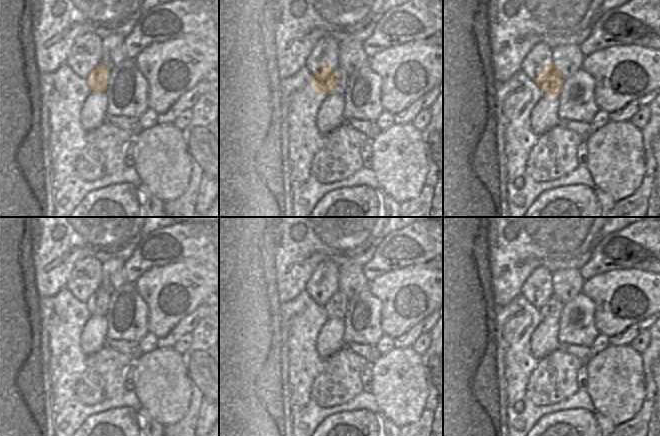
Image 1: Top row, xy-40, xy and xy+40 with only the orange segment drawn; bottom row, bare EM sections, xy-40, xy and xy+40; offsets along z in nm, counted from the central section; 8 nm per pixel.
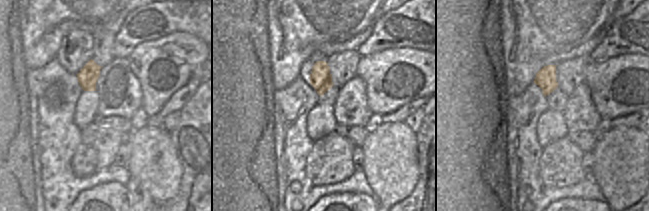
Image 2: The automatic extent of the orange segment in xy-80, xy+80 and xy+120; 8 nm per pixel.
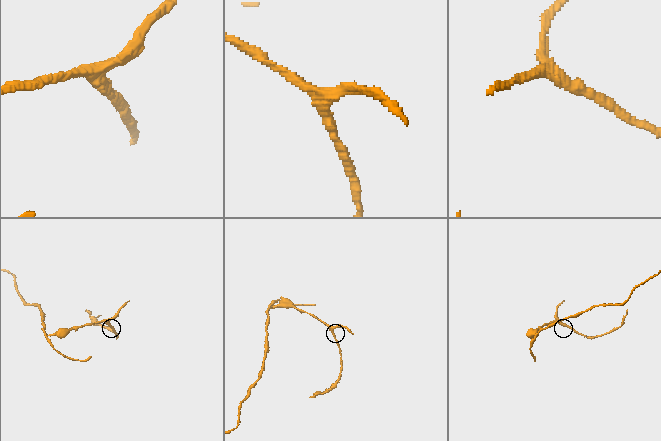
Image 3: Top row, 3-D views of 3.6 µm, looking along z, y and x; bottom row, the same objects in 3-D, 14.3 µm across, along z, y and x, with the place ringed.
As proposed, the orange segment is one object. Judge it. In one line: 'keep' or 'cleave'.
cleave

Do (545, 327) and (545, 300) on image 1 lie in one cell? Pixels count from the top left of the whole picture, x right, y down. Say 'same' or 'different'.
different

